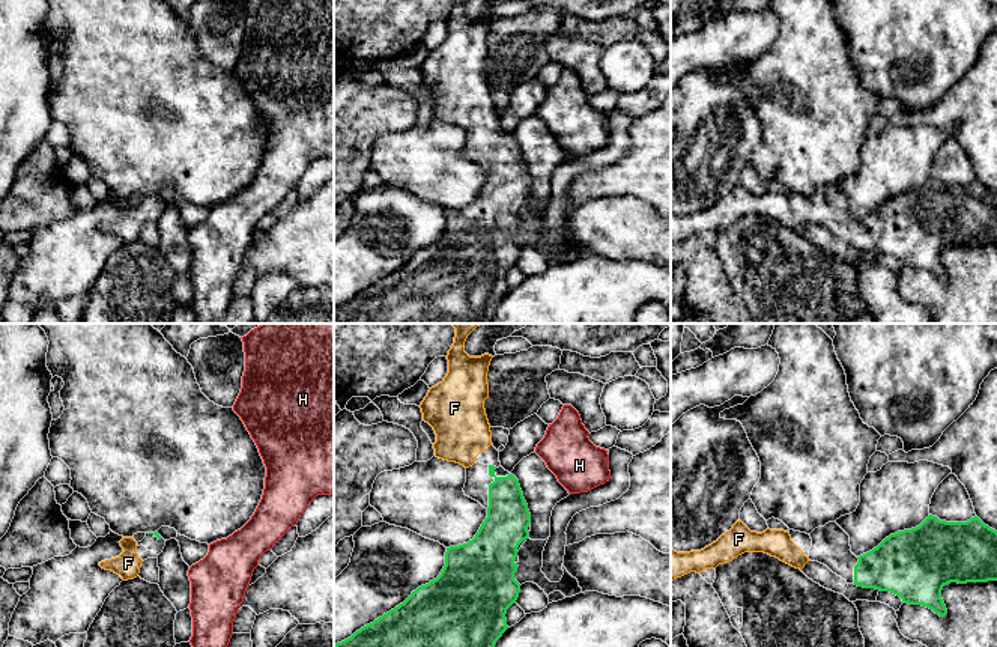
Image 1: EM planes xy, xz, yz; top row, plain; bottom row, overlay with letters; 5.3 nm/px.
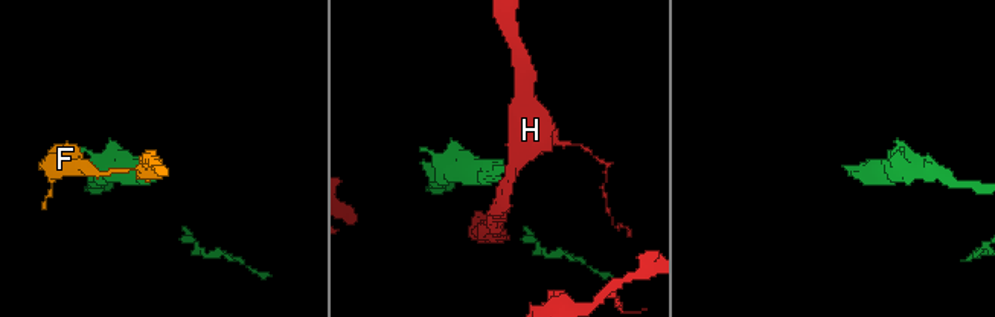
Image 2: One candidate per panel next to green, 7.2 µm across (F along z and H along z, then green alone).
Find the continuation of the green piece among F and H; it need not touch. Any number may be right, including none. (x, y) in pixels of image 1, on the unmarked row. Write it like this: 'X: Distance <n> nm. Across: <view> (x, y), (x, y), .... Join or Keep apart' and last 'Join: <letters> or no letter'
F: Distance 70 nm. Across: xy (146, 196), (136, 205). Join
H: Distance 180 nm. Across: xz (512, 137), (536, 115). Keep apart
Join: F

